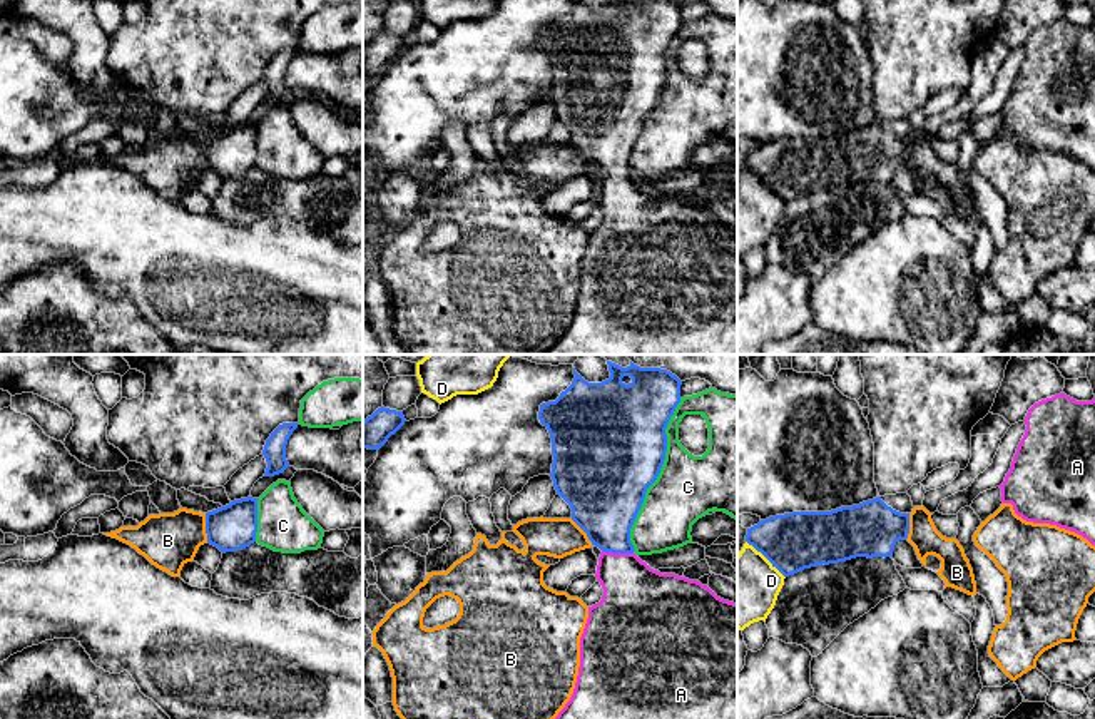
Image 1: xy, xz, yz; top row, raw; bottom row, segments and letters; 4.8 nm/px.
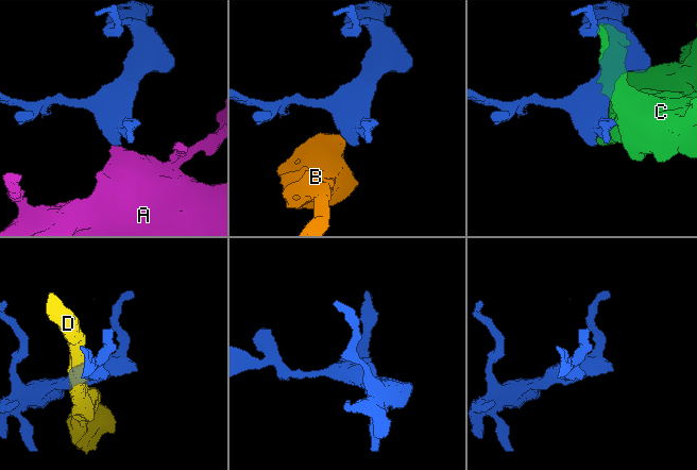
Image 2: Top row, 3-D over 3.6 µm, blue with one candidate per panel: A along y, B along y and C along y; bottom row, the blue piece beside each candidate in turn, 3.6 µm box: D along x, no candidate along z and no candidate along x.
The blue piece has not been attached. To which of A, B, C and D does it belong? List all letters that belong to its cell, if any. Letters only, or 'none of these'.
A

